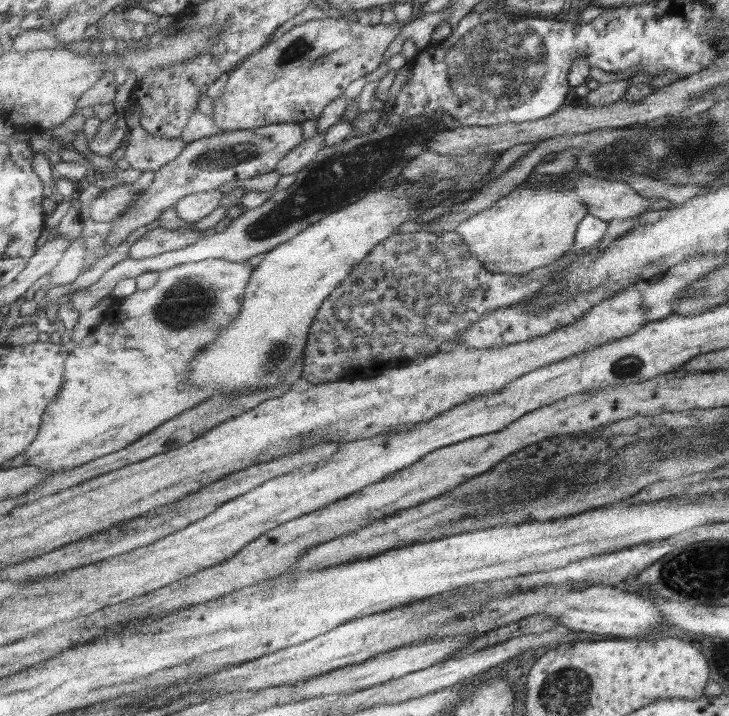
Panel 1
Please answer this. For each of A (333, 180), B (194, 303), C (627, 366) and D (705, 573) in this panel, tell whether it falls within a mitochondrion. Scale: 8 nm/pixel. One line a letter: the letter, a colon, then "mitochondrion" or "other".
A: mitochondrion
B: mitochondrion
C: mitochondrion
D: mitochondrion

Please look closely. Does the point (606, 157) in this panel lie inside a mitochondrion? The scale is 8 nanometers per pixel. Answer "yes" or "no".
yes

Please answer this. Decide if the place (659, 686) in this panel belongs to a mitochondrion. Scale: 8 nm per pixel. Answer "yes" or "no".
no

